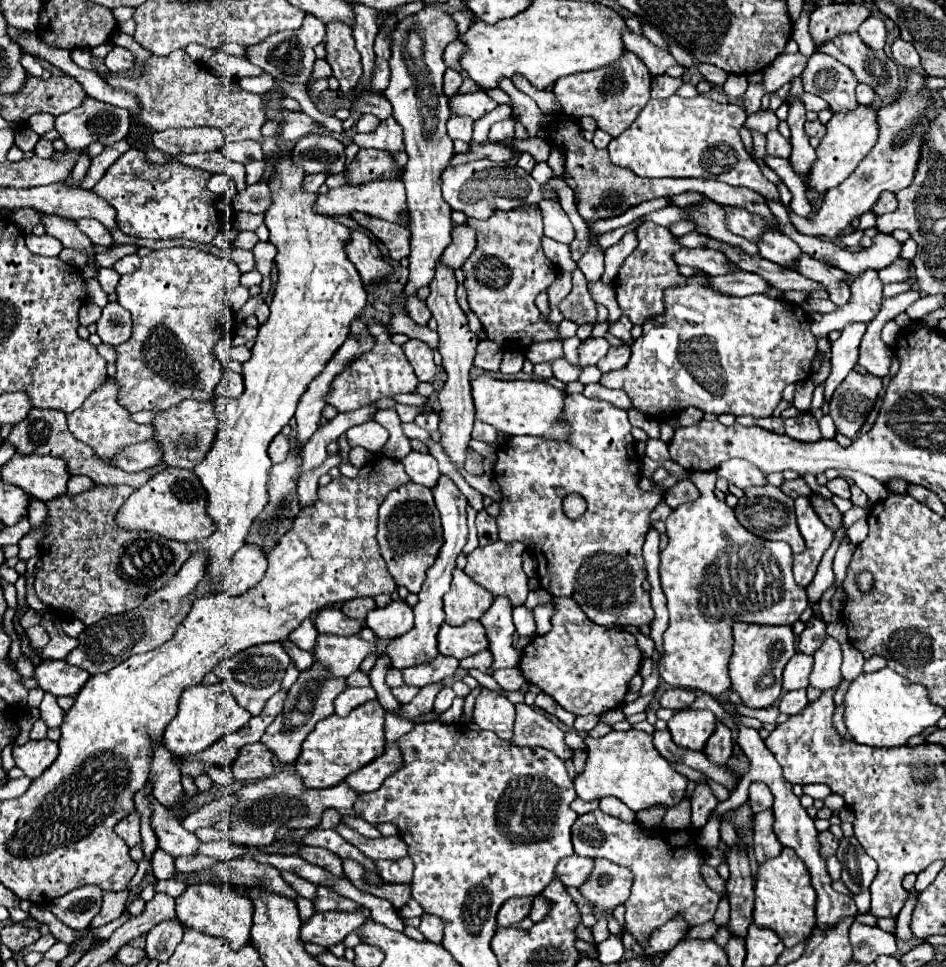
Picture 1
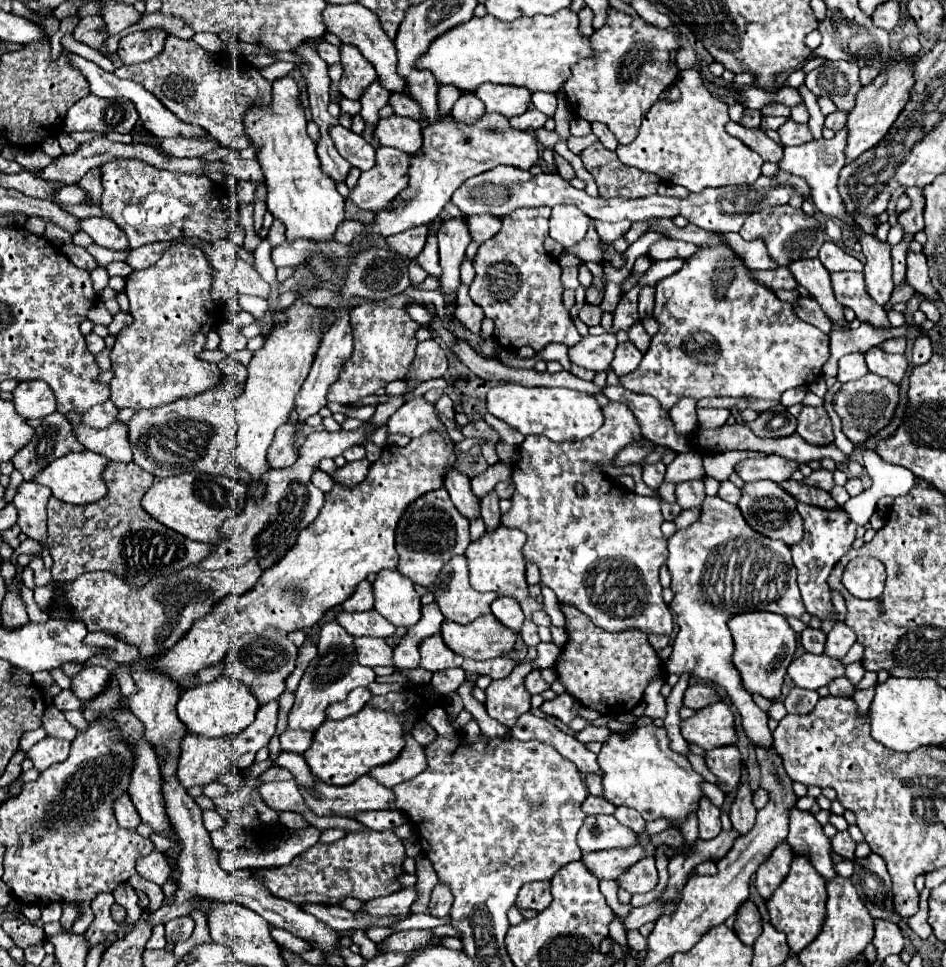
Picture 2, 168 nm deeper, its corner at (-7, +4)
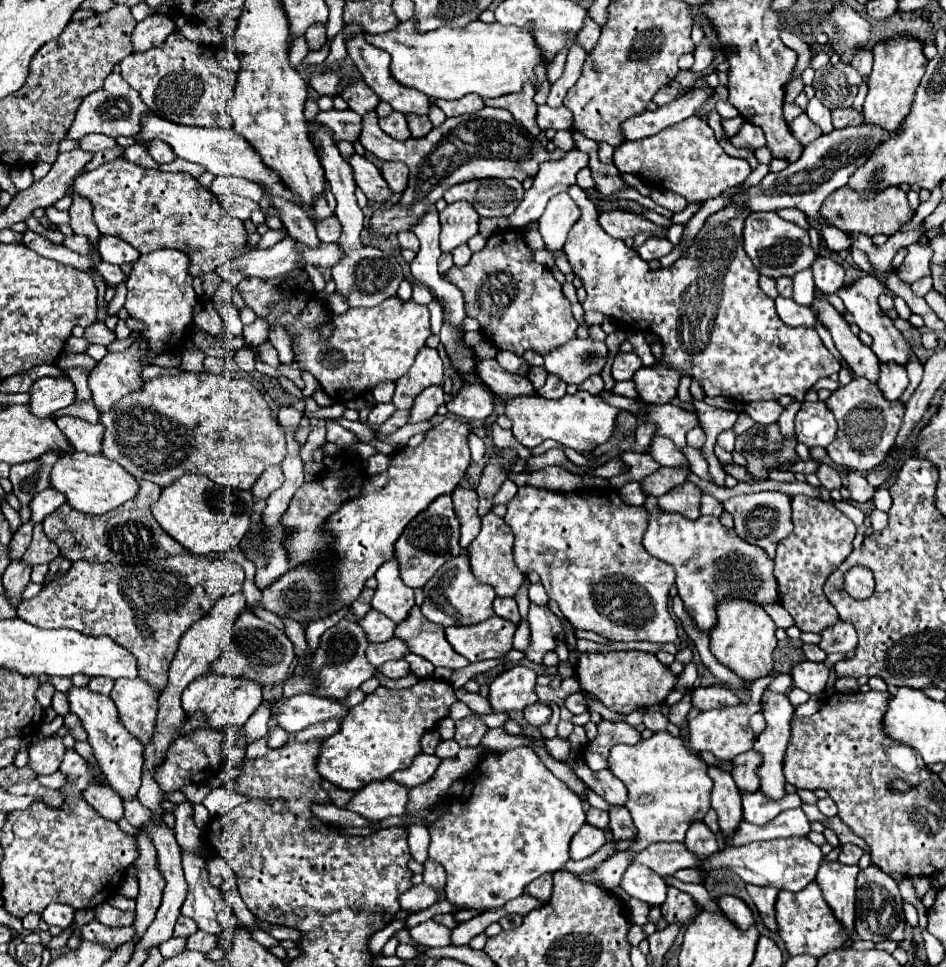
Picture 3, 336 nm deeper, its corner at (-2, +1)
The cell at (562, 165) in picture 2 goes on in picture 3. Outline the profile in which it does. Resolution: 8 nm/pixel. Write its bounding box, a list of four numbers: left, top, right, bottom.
[565,185,841,405]

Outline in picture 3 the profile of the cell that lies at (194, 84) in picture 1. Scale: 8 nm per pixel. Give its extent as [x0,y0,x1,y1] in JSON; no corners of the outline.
[119,31,239,129]

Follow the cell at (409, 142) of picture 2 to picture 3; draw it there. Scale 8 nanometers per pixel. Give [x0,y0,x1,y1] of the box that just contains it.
[379,111,411,141]

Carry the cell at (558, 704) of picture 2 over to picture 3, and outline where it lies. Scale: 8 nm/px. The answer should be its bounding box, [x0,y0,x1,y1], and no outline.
[523,701,551,727]

